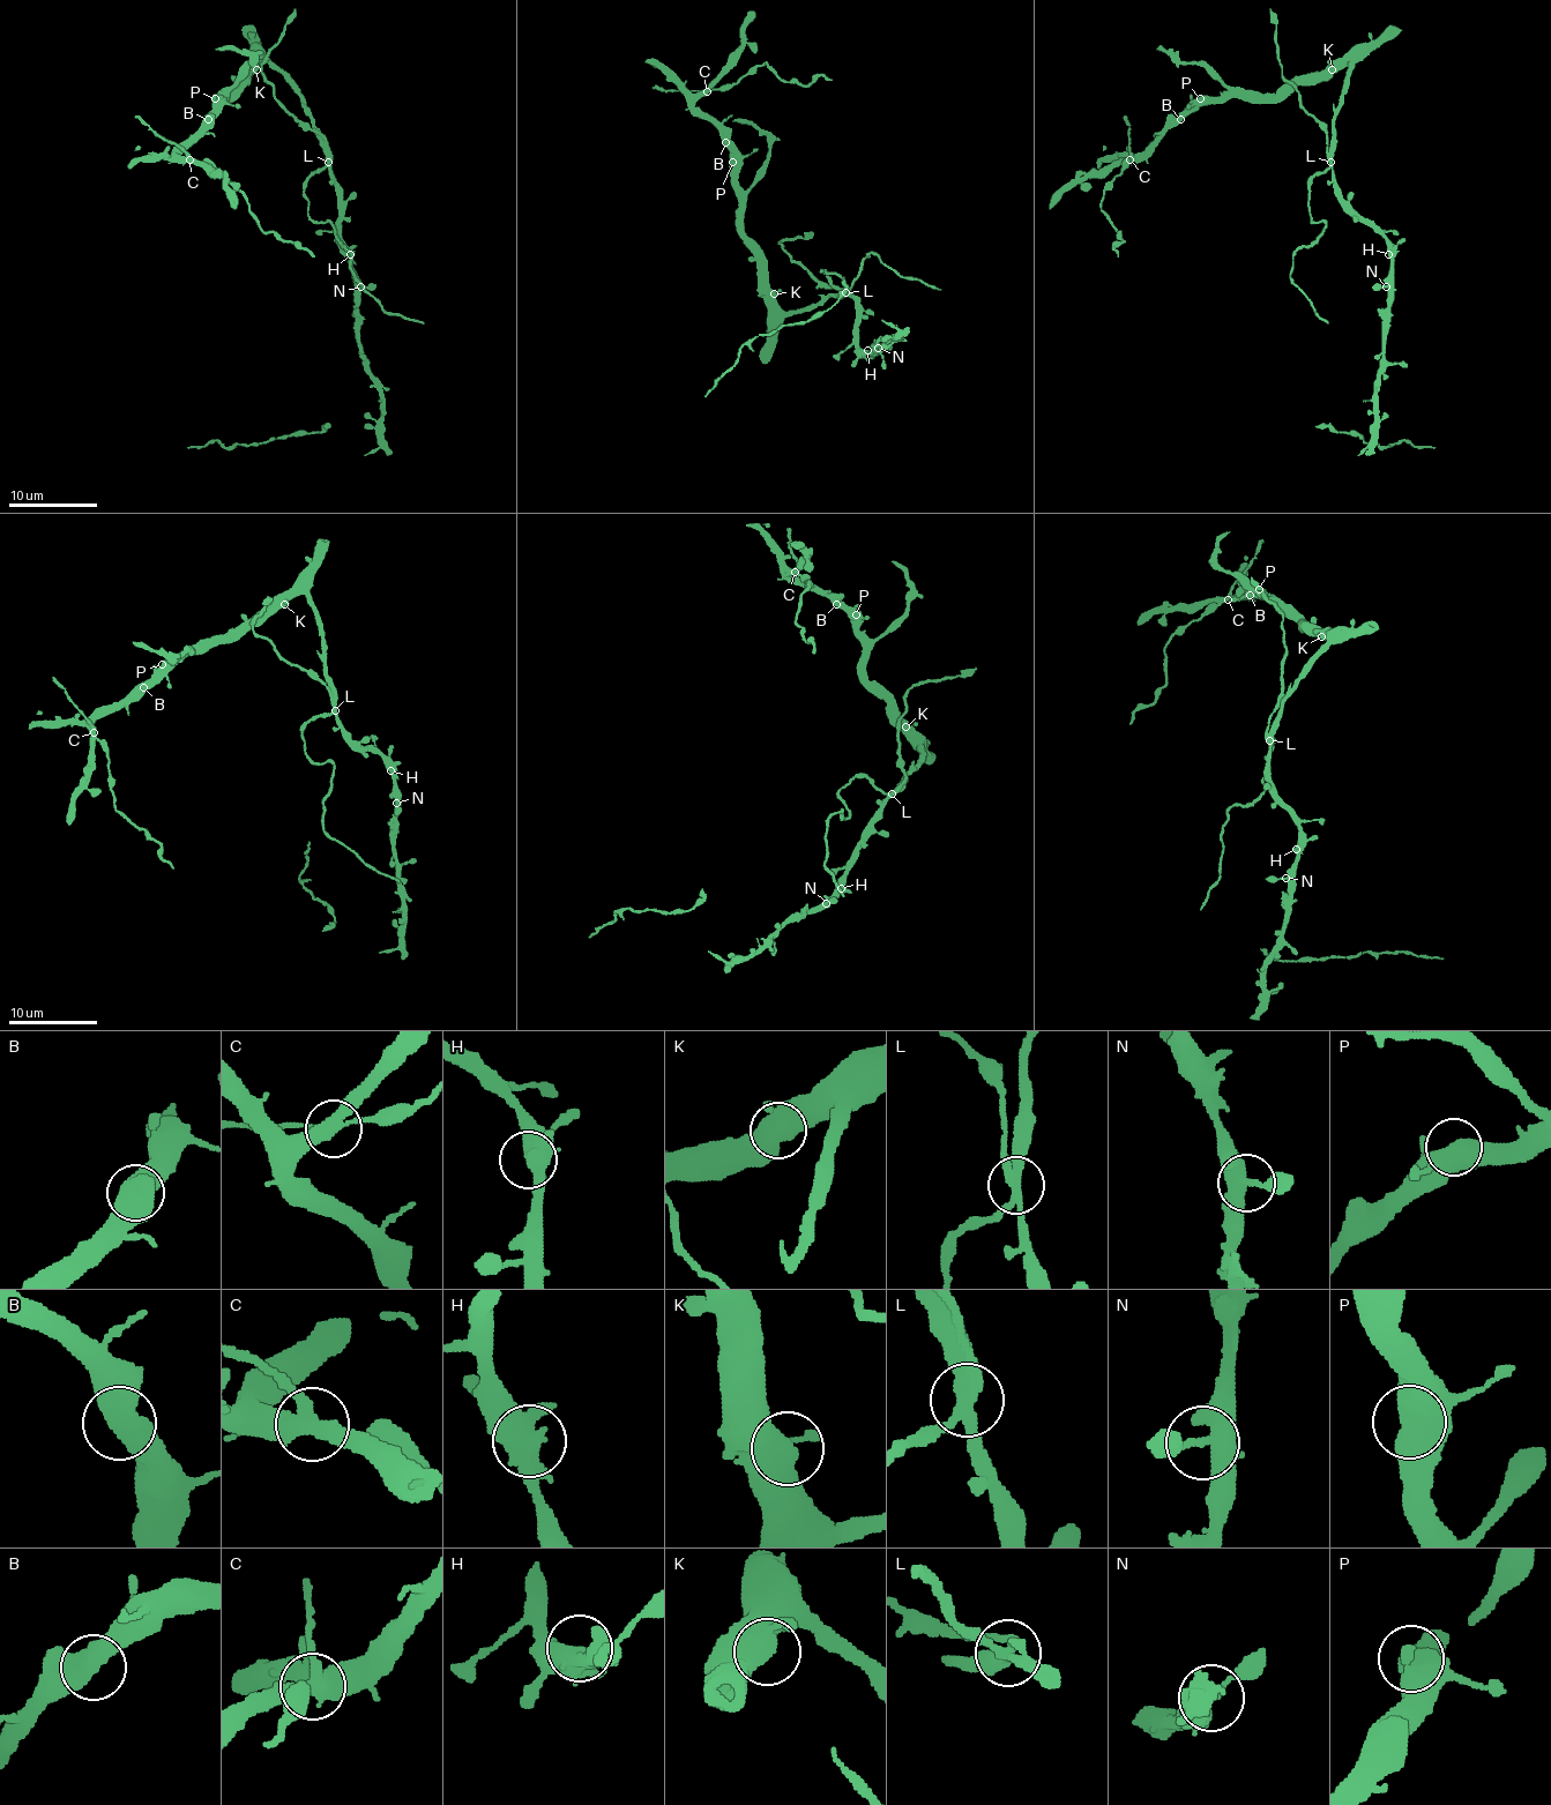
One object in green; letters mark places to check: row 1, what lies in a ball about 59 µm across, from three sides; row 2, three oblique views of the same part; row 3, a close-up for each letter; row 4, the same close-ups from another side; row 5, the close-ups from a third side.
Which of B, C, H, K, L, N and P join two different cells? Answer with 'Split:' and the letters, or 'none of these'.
Split: L

